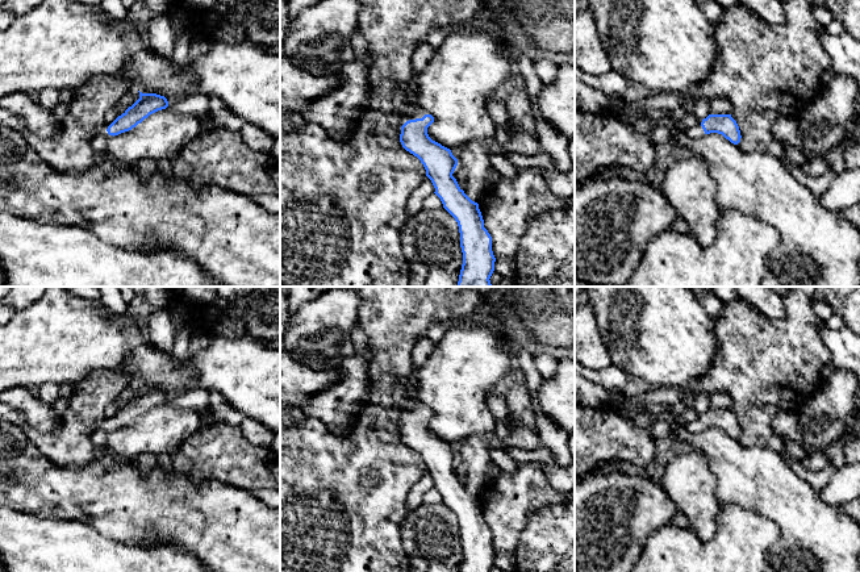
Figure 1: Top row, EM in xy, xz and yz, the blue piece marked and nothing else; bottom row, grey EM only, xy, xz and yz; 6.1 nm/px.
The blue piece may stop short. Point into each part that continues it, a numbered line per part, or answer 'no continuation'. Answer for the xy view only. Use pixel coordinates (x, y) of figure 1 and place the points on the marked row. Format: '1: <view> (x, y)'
1: xy (99, 143)

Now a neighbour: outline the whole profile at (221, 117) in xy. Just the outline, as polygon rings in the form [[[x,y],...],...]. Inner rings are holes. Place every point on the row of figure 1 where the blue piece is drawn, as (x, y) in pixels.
[[[209,96],[209,114],[212,116],[213,128],[224,128],[227,130],[239,131],[243,121],[234,116],[216,96]]]

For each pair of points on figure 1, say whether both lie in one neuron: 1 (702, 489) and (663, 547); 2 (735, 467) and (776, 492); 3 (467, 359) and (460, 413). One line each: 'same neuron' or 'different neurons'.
1: different neurons
2: same neuron
3: same neuron

